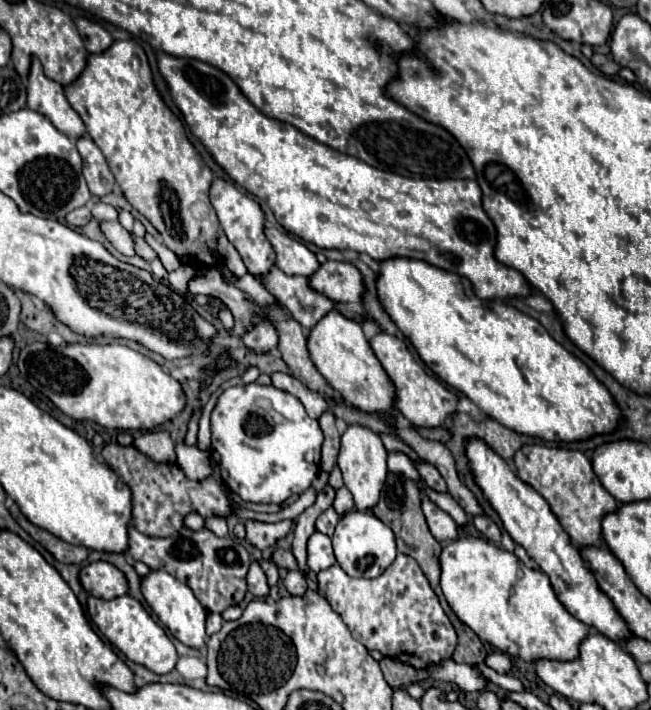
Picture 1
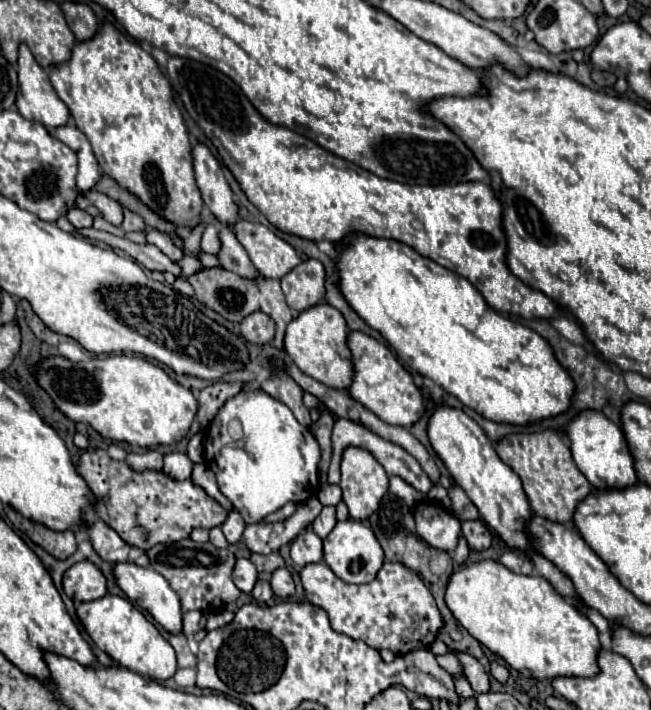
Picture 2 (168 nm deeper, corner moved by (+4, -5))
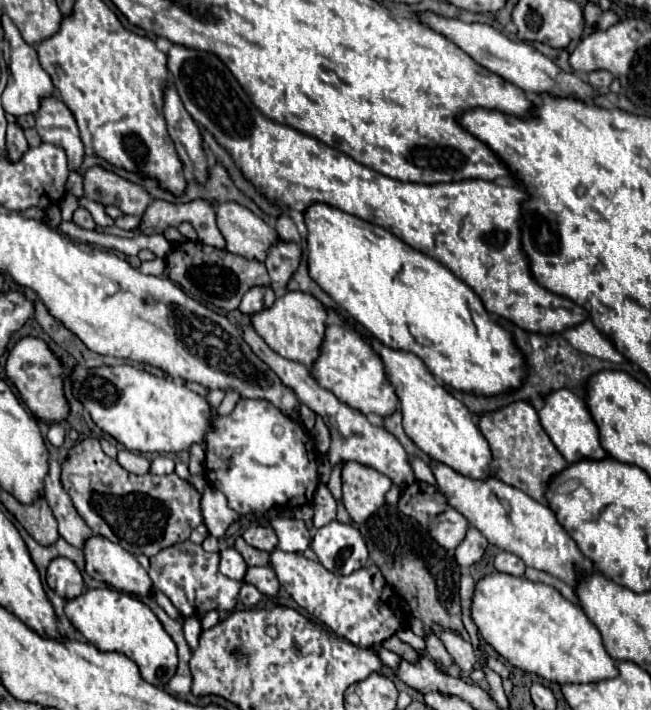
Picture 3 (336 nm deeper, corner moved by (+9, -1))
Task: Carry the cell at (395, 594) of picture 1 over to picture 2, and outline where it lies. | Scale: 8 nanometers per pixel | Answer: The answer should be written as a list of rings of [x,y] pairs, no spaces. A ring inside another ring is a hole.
[[[324,562],[304,566],[300,570],[300,580],[306,600],[328,612],[330,626],[336,632],[352,640],[362,640],[374,650],[386,648],[398,656],[414,650],[430,650],[444,626],[432,592],[424,586],[422,578],[402,562],[384,562],[374,582],[358,586],[342,582]]]

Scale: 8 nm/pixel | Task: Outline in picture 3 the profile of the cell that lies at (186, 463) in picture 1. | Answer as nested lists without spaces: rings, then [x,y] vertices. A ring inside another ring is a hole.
[[[157,456],[151,460],[151,466],[149,466],[149,474],[157,474],[157,476],[163,476],[163,474],[171,474],[175,468],[175,462],[167,456]]]

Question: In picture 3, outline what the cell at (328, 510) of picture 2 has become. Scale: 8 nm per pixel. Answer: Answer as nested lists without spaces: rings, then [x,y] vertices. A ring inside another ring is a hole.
[[[319,484],[317,490],[315,490],[313,508],[315,508],[315,518],[313,518],[315,528],[321,528],[321,526],[329,524],[331,520],[335,520],[337,502],[335,502],[335,498],[331,496],[331,492],[329,492],[329,488],[325,484]]]

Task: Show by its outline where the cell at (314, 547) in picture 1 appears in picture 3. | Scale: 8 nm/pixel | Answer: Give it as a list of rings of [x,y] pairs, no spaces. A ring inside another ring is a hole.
[[[277,514],[271,518],[271,526],[279,538],[279,548],[285,552],[305,552],[311,542],[309,530],[305,530],[305,522],[295,518],[283,518]]]

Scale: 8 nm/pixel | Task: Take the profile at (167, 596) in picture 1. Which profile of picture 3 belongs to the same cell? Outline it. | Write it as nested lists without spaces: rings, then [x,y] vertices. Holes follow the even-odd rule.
[[[91,536],[83,544],[85,554],[85,572],[95,580],[103,580],[109,586],[147,596],[153,582],[149,582],[149,574],[137,562],[133,554],[113,544],[103,536]]]

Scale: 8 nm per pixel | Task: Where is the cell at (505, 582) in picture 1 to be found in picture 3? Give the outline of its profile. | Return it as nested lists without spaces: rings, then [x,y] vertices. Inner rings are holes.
[[[493,572],[491,576],[485,576],[475,586],[471,616],[479,628],[479,634],[513,666],[539,674],[541,678],[549,682],[559,684],[589,684],[589,682],[601,682],[607,678],[615,678],[619,674],[617,662],[607,654],[601,634],[591,624],[591,620],[585,616],[585,612],[565,600],[553,586],[531,582],[521,576],[509,576],[501,572]]]

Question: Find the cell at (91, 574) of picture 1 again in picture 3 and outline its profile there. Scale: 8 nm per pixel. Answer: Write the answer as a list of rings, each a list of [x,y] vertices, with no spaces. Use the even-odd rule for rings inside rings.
[[[55,558],[51,560],[49,568],[47,568],[47,586],[59,594],[61,598],[77,598],[83,590],[83,576],[77,570],[77,566],[73,566],[73,562],[69,562],[67,558]]]

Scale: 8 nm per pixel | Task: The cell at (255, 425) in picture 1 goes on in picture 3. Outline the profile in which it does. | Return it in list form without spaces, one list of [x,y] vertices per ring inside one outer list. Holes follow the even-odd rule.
[[[239,400],[235,410],[229,416],[217,416],[213,426],[215,428],[207,434],[205,444],[205,480],[209,486],[217,486],[217,490],[227,496],[233,510],[237,510],[239,514],[249,514],[271,508],[295,508],[311,504],[315,488],[319,484],[319,476],[315,472],[317,450],[313,438],[301,424],[285,418],[271,402]],[[275,424],[283,426],[281,436],[273,434]]]

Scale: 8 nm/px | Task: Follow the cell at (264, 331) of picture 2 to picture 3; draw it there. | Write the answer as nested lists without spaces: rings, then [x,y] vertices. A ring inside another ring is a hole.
[[[253,286],[243,296],[239,310],[245,314],[255,314],[263,308],[269,308],[275,302],[275,292],[271,286]]]

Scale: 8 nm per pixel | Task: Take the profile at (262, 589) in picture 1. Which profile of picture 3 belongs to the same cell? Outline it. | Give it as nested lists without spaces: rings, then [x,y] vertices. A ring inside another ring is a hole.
[[[223,548],[219,552],[219,558],[221,558],[219,560],[219,572],[221,574],[225,574],[227,578],[233,578],[233,580],[243,580],[247,564],[235,548]]]

